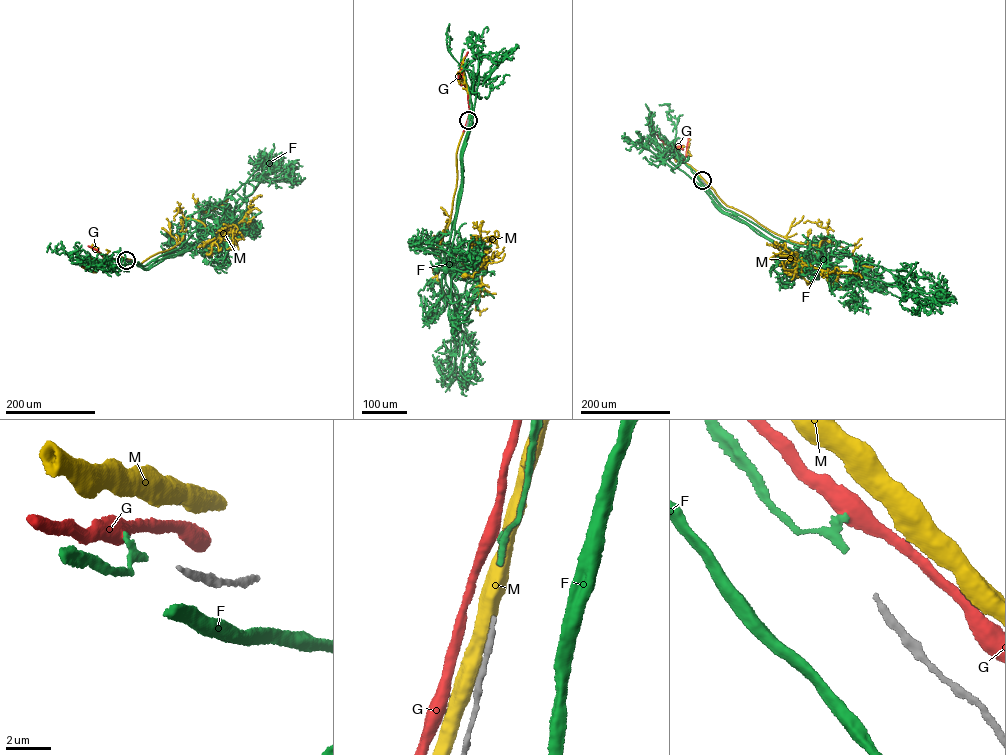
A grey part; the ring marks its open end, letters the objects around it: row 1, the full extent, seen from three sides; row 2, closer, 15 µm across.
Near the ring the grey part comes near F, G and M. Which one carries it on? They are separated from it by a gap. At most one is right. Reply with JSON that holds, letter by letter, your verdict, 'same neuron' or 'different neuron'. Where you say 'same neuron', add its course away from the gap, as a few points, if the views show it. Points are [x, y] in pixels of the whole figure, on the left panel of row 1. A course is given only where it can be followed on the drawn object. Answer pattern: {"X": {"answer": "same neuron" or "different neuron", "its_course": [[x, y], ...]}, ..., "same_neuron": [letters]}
{"F": {"answer": "same neuron", "its_course": [[125, 260], [113, 260], [146, 265], [178, 248], [199, 224], [197, 236], [212, 244], [209, 248]]}, "G": {"answer": "different neuron"}, "M": {"answer": "different neuron"}, "same_neuron": ["F"]}

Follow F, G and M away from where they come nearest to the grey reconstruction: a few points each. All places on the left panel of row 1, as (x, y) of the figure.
F: (125, 260), (113, 260), (146, 265), (178, 248), (199, 224), (197, 236), (212, 244), (209, 248)
G: (125, 259), (80, 264)
M: (125, 259), (140, 264), (174, 247), (189, 218), (217, 236), (234, 236), (227, 249)

